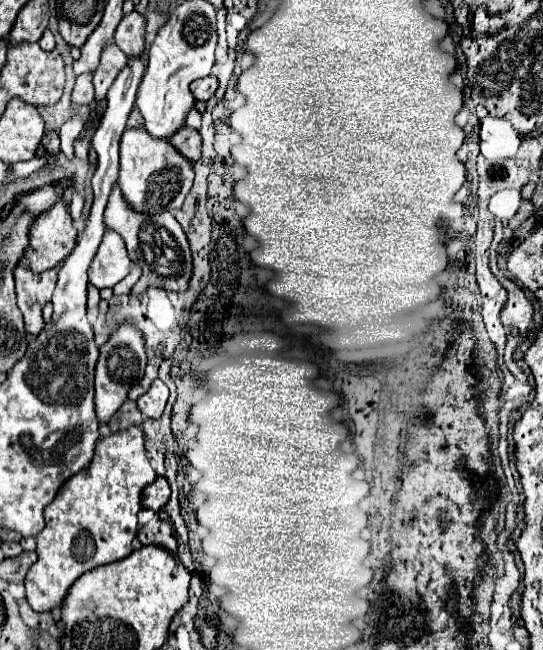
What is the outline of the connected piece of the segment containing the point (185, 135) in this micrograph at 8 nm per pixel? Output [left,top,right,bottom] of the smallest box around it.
[170,128,202,164]

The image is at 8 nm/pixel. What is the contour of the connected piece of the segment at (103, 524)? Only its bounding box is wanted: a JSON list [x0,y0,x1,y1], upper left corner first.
[26,426,156,612]

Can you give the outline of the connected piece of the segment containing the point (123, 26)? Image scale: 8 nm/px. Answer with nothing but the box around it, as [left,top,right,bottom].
[114,12,146,58]

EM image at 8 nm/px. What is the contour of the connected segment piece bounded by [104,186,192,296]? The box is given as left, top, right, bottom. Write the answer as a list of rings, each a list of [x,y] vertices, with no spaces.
[[[116,186],[108,200],[108,206],[104,212],[104,222],[110,230],[118,232],[124,238],[130,260],[142,268],[142,276],[130,292],[132,296],[144,294],[150,286],[170,290],[170,292],[188,290],[188,284],[192,278],[192,254],[190,254],[188,238],[186,238],[182,226],[170,212],[146,216],[146,214],[138,214],[134,210],[128,210],[128,204],[124,202],[124,198]]]

